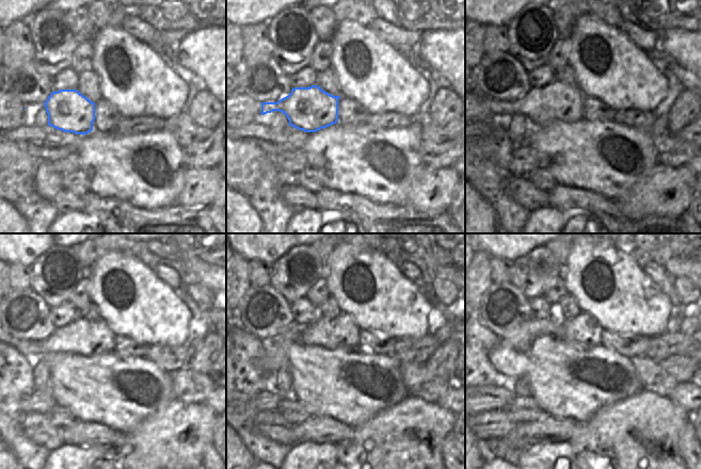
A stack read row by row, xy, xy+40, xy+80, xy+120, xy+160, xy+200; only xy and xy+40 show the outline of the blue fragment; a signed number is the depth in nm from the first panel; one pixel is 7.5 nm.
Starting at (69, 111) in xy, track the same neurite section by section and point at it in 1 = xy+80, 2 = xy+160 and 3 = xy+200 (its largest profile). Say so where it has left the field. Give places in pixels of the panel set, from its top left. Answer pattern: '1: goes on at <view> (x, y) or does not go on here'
1: goes on at xy+80 (557, 101)
2: goes on at xy+160 (341, 332)
3: goes on at xy+200 (584, 330)

